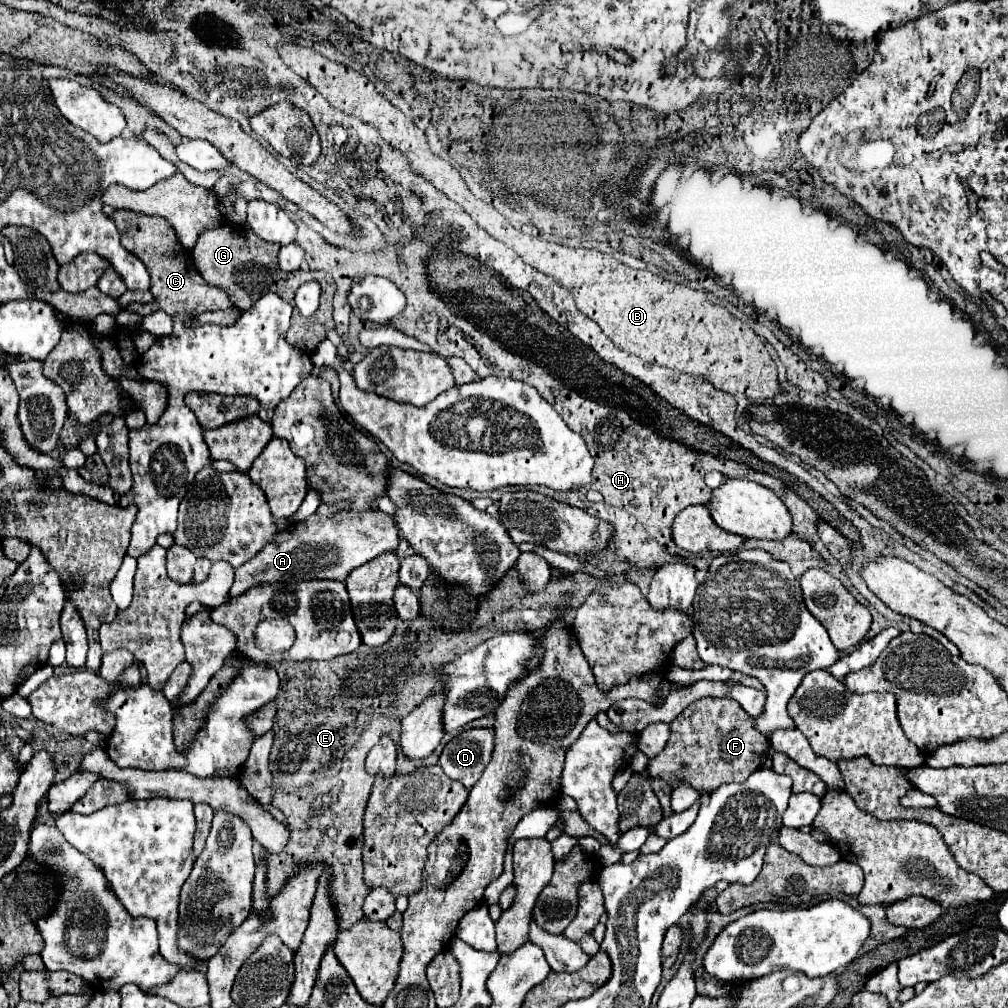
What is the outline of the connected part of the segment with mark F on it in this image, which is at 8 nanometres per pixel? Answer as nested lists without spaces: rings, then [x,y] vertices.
[[[706,697],[694,701],[670,723],[670,729],[672,729],[672,733],[670,733],[670,739],[668,739],[664,751],[648,763],[650,777],[660,777],[668,785],[672,785],[672,783],[676,783],[676,779],[680,779],[680,783],[686,783],[686,785],[694,787],[696,791],[708,791],[708,795],[712,791],[716,791],[716,787],[720,787],[722,783],[748,779],[748,775],[752,771],[760,769],[760,759],[768,749],[768,739],[754,727],[754,717],[750,717],[740,707],[740,703],[736,703],[735,700],[728,697]]]

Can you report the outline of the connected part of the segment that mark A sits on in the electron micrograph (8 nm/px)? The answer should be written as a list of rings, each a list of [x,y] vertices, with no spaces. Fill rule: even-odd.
[[[368,511],[362,515],[332,515],[320,517],[310,515],[306,521],[294,523],[280,531],[254,559],[236,569],[234,585],[228,599],[244,595],[248,589],[266,583],[298,583],[312,579],[334,579],[344,581],[348,573],[380,553],[394,551],[398,547],[398,529],[390,515],[382,511]]]

